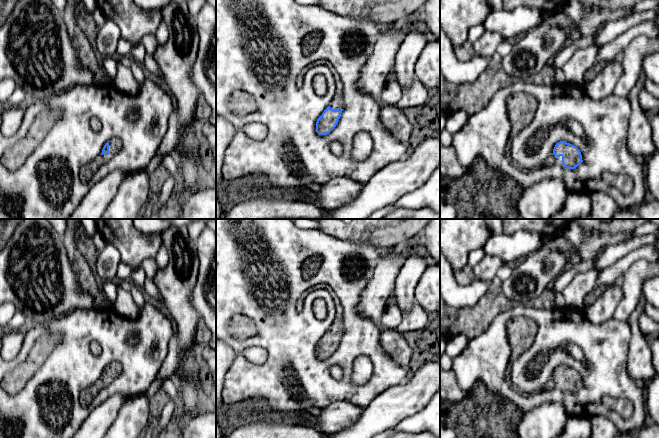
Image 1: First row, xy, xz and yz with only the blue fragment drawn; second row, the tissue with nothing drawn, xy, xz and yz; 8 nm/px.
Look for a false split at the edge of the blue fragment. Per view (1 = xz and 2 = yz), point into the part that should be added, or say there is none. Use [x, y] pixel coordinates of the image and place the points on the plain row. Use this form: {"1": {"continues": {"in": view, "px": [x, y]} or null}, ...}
{"1": {"continues": {"in": "xz", "px": [337, 327]}}, "2": {"continues": {"in": "yz", "px": [552, 383]}}}

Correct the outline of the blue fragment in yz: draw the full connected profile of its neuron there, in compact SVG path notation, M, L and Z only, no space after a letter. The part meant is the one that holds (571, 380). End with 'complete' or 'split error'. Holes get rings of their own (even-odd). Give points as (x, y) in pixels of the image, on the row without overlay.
M560 365L555 369L553 378L547 382L546 388L554 389L559 385L560 380L563 390L569 393L575 393L583 386L581 376L576 370Z; split error

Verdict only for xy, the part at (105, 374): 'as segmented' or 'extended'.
extended

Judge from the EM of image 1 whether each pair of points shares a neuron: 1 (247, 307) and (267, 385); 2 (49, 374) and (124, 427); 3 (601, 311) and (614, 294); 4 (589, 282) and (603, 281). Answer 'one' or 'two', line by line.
1: one
2: two
3: one
4: two

